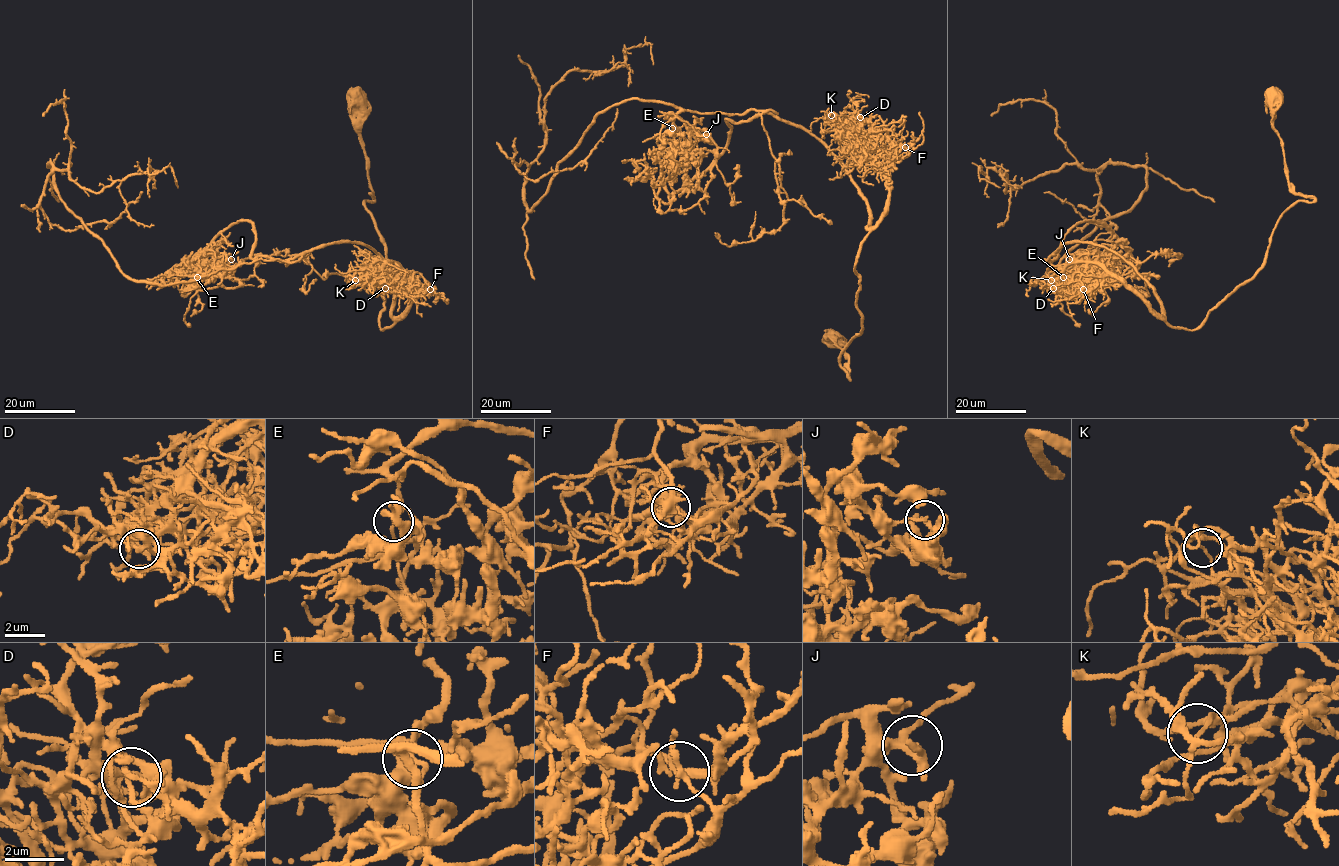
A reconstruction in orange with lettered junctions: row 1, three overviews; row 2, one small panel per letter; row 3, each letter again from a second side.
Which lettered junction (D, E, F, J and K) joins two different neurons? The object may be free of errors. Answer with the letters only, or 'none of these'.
E

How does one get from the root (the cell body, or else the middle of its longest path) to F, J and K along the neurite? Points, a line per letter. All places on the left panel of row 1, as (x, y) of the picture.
F: (354, 98), (373, 199), (364, 207), (386, 256), (379, 327), (400, 317), (412, 281), (423, 295), (430, 289)
J: (354, 98), (386, 256), (379, 327), (394, 323), (392, 270), (365, 244), (197, 280), (231, 259)
K: (354, 98), (373, 199), (364, 207), (386, 256), (379, 327), (410, 303), (405, 273), (394, 285), (355, 280)

